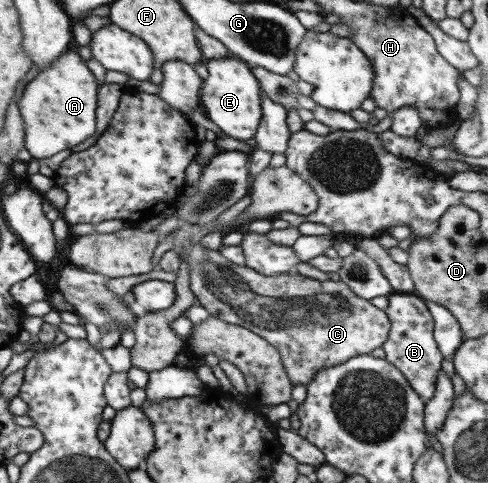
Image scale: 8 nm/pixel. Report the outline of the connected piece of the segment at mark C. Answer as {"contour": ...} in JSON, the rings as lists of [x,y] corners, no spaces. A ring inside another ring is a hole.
{"contour":[[[193,240],[175,246],[181,262],[190,272],[190,290],[197,303],[203,306],[211,317],[233,325],[241,325],[264,337],[279,350],[282,362],[295,385],[307,385],[323,368],[342,364],[356,355],[369,355],[377,347],[382,347],[388,338],[390,321],[388,316],[371,305],[369,300],[359,297],[344,281],[319,281],[303,277],[295,272],[266,276],[247,266],[231,263],[219,250],[205,249]]]}

